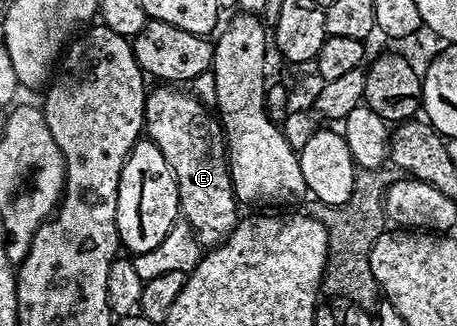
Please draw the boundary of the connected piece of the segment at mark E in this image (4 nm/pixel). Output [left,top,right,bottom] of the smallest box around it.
[144,84,240,248]

